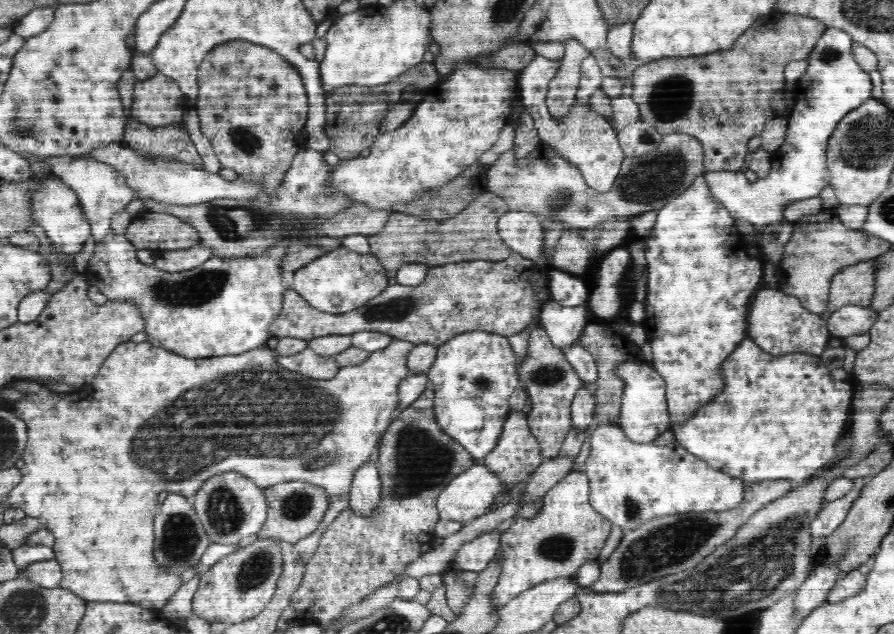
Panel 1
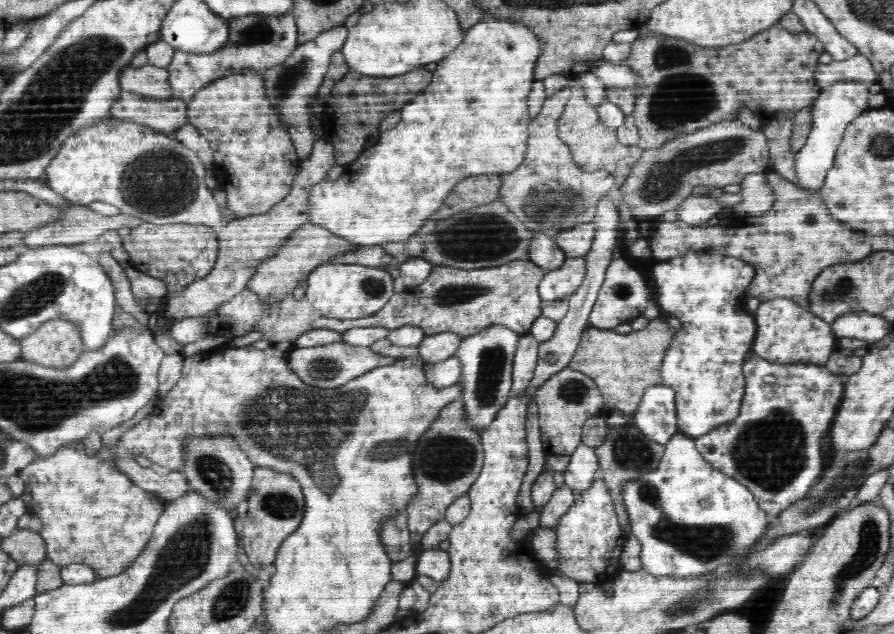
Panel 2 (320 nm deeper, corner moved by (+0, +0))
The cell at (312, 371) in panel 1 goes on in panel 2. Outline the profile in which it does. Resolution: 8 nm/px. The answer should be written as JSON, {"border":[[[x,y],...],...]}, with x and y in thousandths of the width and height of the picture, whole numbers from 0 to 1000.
{"border":[[[371,539],[361,546],[349,546],[349,549],[328,549],[321,565],[324,565],[324,580],[348,610],[362,614],[376,612],[387,606],[390,599],[407,590],[425,576],[441,574],[445,566],[428,565],[416,558],[412,547],[390,547],[383,539]]]}

